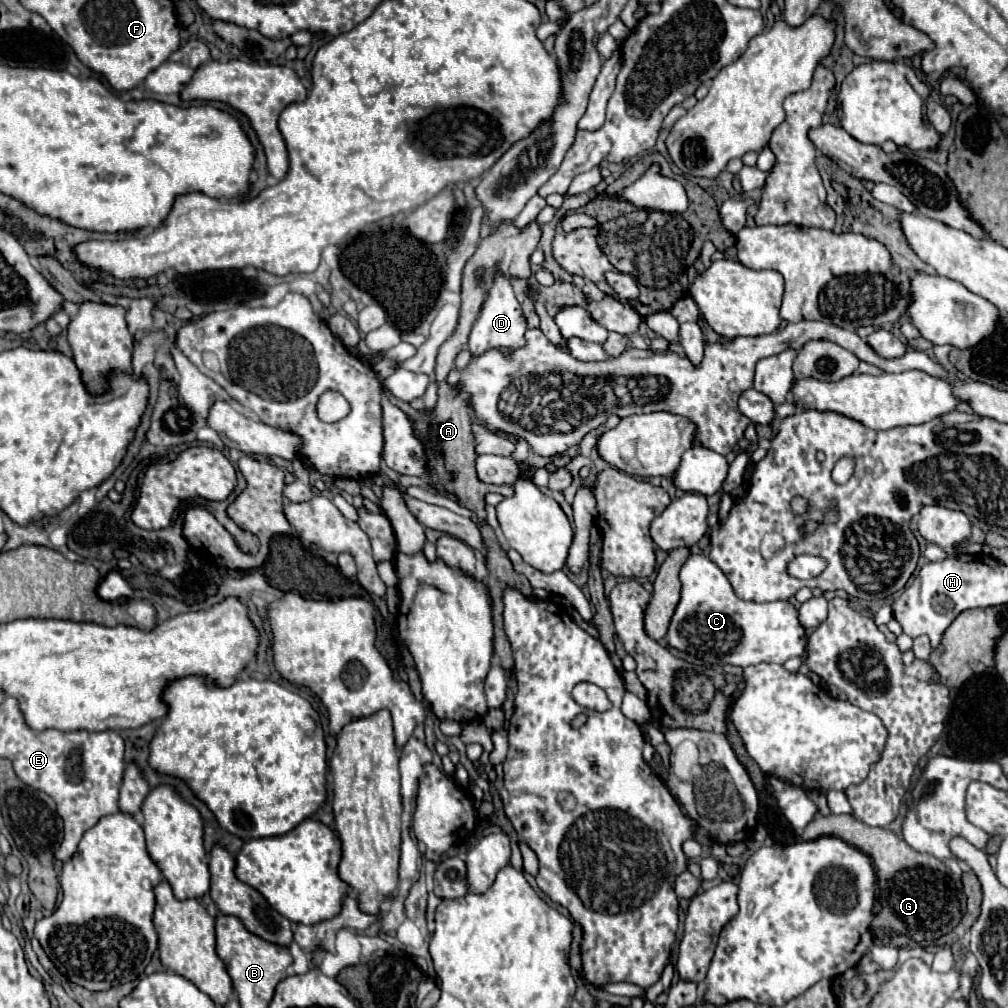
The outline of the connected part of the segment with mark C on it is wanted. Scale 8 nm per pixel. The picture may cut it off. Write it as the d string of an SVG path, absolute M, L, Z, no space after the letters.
M700 552L692 554L688 562L682 566L680 580L682 580L682 598L678 602L678 608L668 628L670 646L684 652L696 650L694 656L704 658L704 662L708 664L734 664L742 668L760 662L784 664L788 658L802 656L806 652L806 630L798 620L798 610L788 600L760 604L760 602L738 598L726 574L706 554Z

